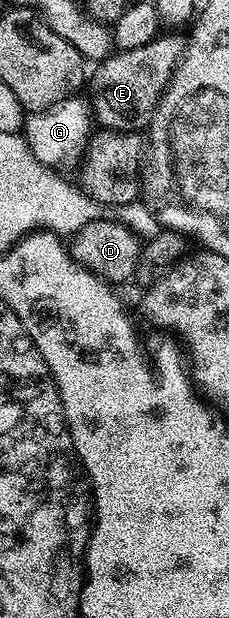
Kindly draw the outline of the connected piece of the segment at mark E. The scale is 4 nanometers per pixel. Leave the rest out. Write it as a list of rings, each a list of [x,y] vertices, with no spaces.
[[[159,34],[152,42],[136,46],[136,50],[118,50],[97,65],[88,80],[89,111],[97,127],[111,132],[146,130],[153,118],[154,109],[169,83],[172,69],[182,55],[183,37],[178,34]]]

